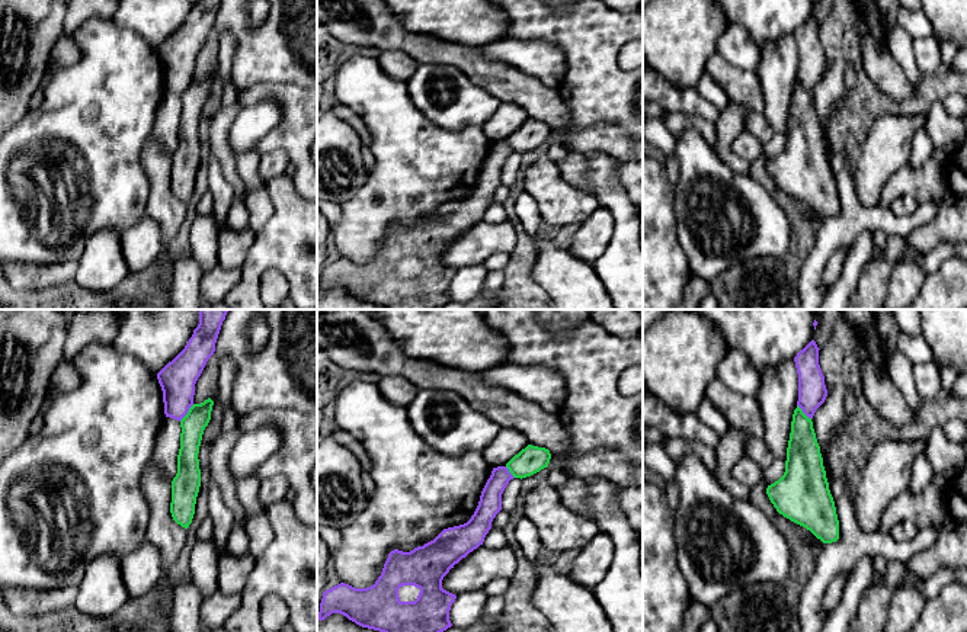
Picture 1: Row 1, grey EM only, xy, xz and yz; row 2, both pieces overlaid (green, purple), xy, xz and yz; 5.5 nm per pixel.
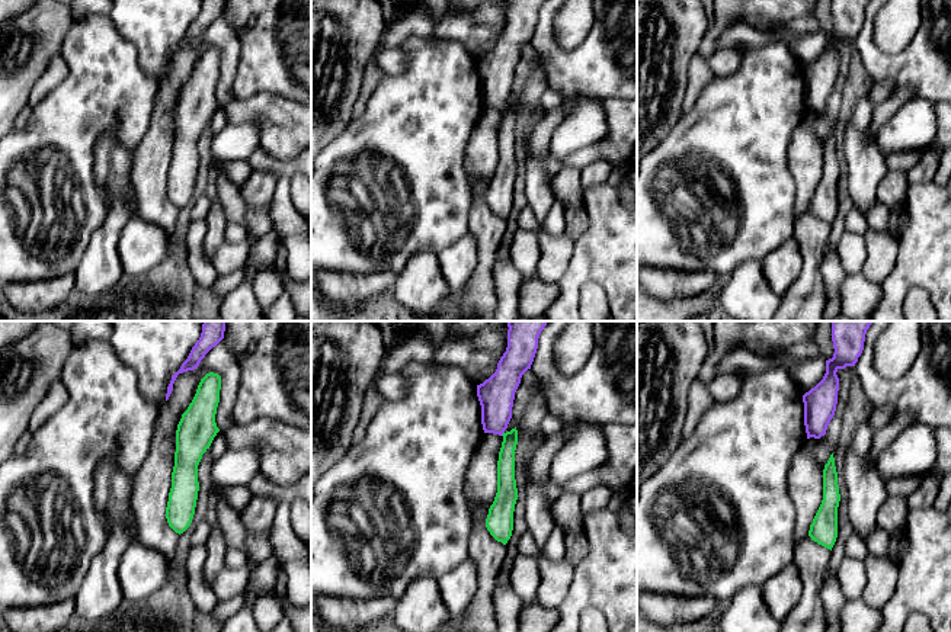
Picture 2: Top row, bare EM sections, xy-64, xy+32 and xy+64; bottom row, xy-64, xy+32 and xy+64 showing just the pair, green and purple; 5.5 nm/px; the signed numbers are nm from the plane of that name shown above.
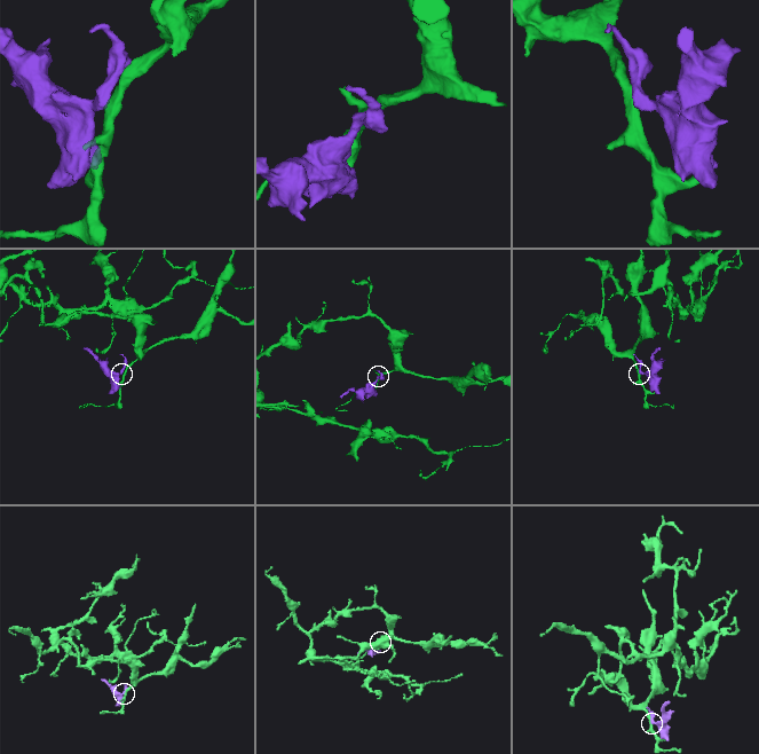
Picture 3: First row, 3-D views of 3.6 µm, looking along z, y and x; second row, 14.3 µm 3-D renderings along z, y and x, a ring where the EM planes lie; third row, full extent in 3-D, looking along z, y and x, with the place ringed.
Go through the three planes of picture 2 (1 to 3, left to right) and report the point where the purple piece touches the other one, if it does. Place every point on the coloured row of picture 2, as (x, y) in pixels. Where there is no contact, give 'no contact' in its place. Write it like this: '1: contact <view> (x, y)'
1: no contact
2: no contact
3: no contact

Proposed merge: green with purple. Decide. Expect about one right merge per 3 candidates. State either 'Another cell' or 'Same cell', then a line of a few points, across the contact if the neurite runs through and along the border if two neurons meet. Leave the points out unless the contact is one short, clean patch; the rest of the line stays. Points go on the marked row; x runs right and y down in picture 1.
Another cell. Line: xy (194, 404), (179, 420)

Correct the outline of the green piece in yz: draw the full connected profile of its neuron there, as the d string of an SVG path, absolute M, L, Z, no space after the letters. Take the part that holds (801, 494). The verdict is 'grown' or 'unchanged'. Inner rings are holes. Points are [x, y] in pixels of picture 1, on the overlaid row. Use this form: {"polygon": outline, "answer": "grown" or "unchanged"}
{"polygon": "M798 405L791 421L785 472L778 481L768 485L766 494L779 514L810 530L823 543L832 543L839 539L839 520L813 421Z", "answer": "unchanged"}

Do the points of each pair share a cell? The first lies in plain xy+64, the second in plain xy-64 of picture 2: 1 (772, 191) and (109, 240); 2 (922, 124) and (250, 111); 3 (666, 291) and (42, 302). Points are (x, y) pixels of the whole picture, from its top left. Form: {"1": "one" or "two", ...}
{"1": "two", "2": "two", "3": "one"}

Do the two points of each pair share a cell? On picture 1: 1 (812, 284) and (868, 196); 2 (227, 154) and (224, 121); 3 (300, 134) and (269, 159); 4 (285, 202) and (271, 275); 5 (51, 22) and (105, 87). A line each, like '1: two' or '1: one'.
1: two
2: one
3: two
4: two
5: two

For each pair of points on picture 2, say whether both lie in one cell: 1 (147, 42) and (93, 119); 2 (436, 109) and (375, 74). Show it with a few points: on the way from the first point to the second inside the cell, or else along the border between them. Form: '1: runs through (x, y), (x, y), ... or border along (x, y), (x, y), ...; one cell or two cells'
1: border along (117, 29), (133, 44), (138, 64), (157, 82); two cells
2: border along (386, 76), (370, 96), (365, 109); two cells

